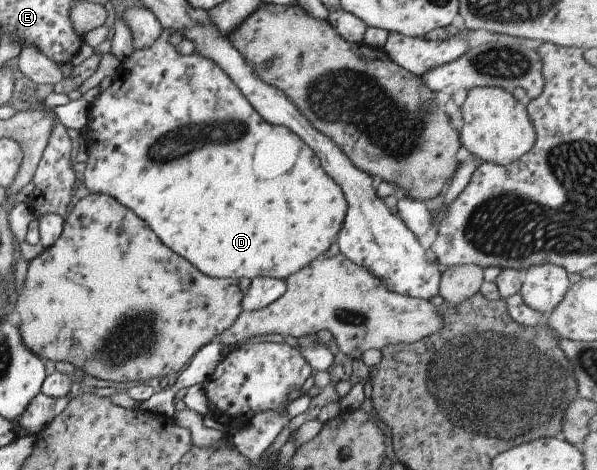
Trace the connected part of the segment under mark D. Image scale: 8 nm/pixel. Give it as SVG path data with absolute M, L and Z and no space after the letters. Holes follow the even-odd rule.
M165 27L161 30L159 38L149 48L133 50L129 56L125 56L110 76L111 86L103 90L90 104L86 123L87 130L85 130L85 141L90 145L87 145L89 154L87 154L87 161L83 168L82 184L88 193L108 195L119 202L119 205L131 210L142 222L145 222L145 225L161 240L164 246L167 246L174 254L181 256L202 274L235 281L241 278L252 280L256 277L285 279L322 255L338 235L346 214L343 194L322 170L315 154L295 134L284 127L265 122L244 98L240 89L218 65L213 63L212 59L198 53L181 56L169 42L171 34L172 32ZM219 134L227 136L229 140L221 138L223 140L221 142L219 138L213 138Z

